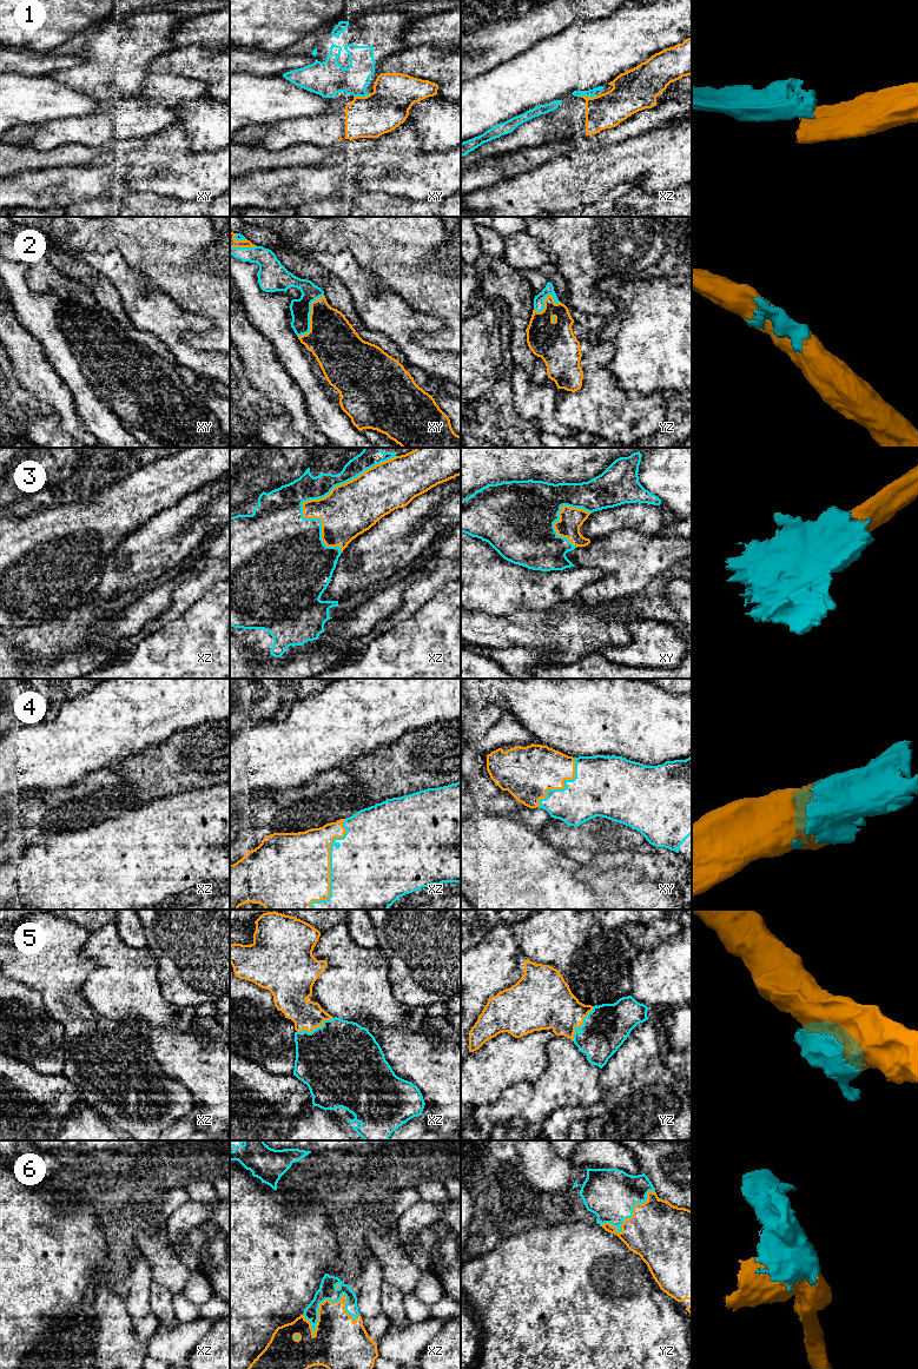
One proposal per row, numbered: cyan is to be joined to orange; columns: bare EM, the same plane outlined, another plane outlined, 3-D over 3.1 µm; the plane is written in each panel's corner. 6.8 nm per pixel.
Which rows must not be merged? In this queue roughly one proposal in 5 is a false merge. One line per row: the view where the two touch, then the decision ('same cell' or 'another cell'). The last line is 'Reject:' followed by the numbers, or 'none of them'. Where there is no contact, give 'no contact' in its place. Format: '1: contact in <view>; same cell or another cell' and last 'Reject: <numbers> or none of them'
1: contact in xy; another cell
2: contact in xy; same cell
3: contact in xz; same cell
4: contact in xz; same cell
5: contact in yz; same cell
6: contact in xz; same cell
Reject: 1

